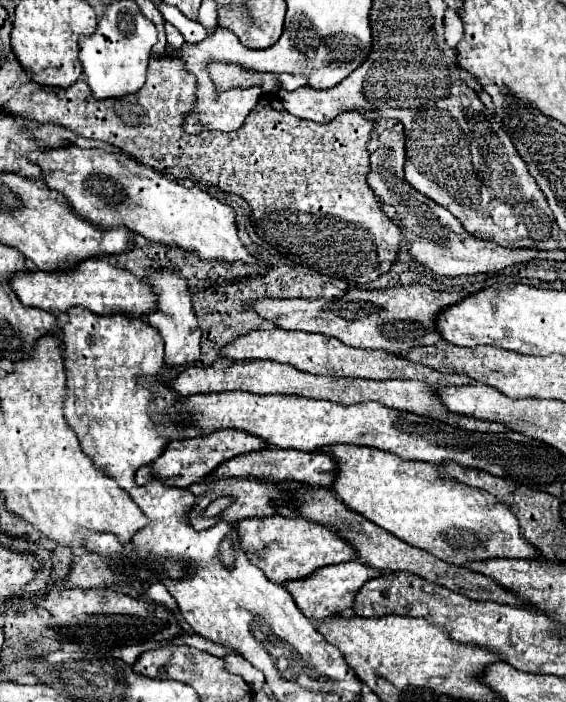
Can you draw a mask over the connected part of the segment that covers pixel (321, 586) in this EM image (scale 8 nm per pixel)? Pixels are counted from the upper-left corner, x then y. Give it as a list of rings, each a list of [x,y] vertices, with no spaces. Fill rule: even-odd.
[[[346,561],[346,563],[338,563],[338,565],[328,565],[324,569],[318,569],[316,573],[308,575],[306,579],[296,579],[296,581],[286,581],[284,587],[290,591],[290,595],[294,597],[296,605],[300,607],[300,611],[308,617],[308,619],[324,619],[328,615],[338,615],[346,609],[352,607],[356,593],[360,591],[360,587],[370,581],[380,577],[382,571],[368,567],[364,563],[358,561]]]

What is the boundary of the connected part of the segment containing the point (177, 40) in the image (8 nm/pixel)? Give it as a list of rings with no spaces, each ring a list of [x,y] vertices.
[[[166,23],[166,39],[168,39],[168,45],[172,45],[174,49],[180,49],[182,43],[184,43],[182,33],[174,25],[170,25],[170,23]]]

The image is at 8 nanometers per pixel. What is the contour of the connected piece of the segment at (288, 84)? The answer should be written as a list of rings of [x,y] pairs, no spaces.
[[[278,75],[278,89],[286,89],[286,91],[294,91],[298,87],[304,87],[306,79],[302,75]]]

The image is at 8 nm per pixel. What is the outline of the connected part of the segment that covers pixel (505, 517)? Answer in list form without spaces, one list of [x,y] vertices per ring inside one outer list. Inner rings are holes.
[[[332,445],[322,451],[334,455],[340,465],[332,489],[342,503],[442,561],[466,565],[484,559],[540,557],[540,551],[522,537],[520,523],[506,503],[484,489],[446,479],[436,465],[404,461],[398,455],[360,445]]]

